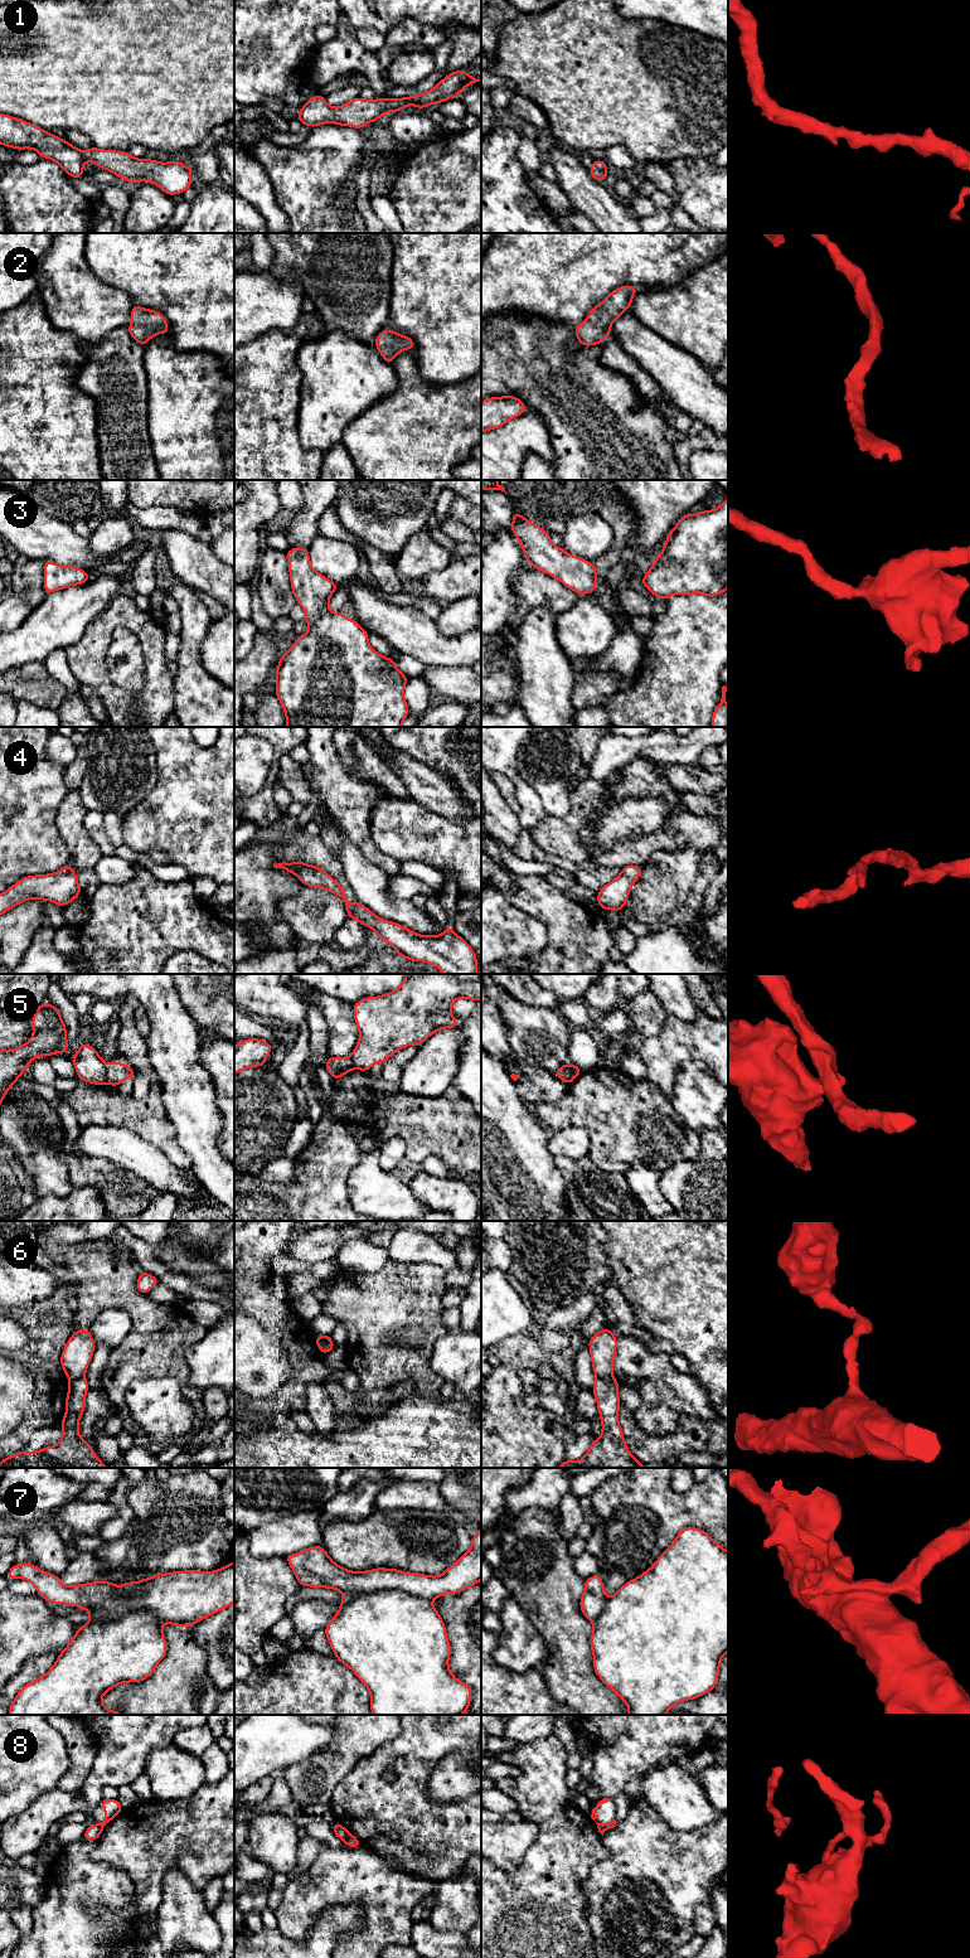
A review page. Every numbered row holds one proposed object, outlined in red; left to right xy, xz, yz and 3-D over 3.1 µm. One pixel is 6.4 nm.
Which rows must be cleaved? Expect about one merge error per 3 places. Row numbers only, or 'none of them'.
5, 6, 7, 8

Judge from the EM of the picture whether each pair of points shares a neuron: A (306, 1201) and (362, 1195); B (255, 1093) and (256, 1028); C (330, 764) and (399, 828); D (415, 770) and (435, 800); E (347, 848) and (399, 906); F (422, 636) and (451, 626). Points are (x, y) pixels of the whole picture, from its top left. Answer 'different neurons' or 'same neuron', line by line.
A: different neurons
B: different neurons
C: different neurons
D: same neuron
E: same neuron
F: different neurons

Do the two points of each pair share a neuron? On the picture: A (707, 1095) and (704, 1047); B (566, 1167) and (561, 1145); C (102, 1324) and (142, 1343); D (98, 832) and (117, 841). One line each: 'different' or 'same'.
A: different
B: different
C: different
D: different

